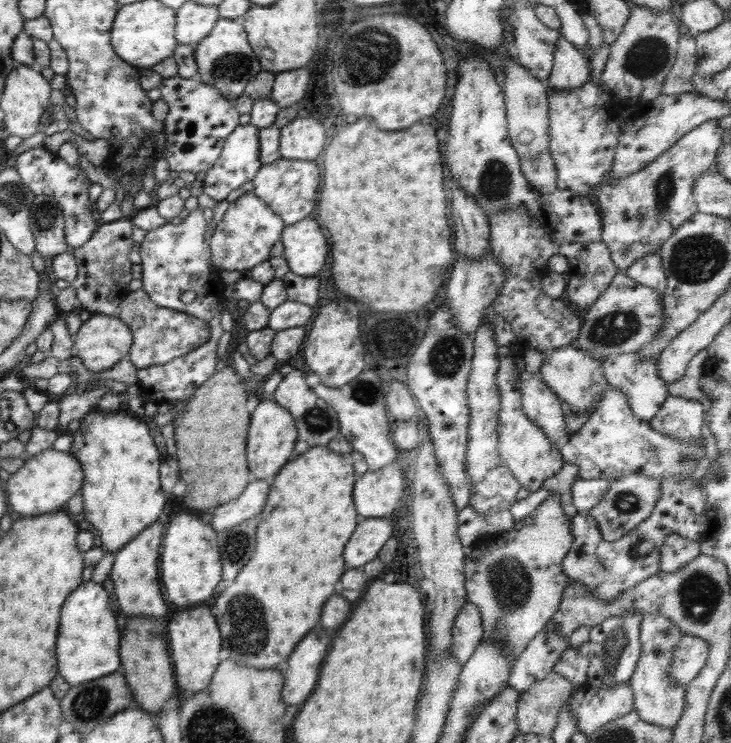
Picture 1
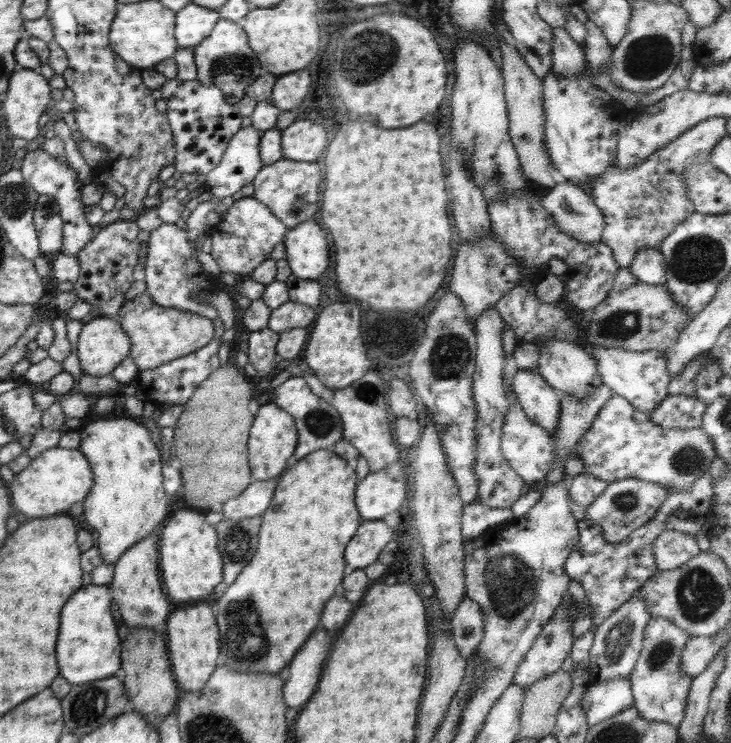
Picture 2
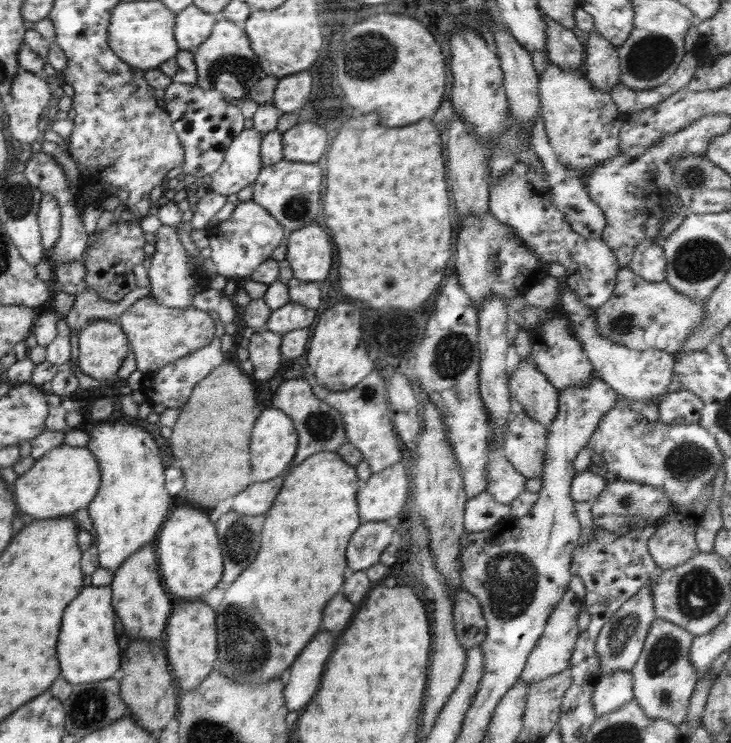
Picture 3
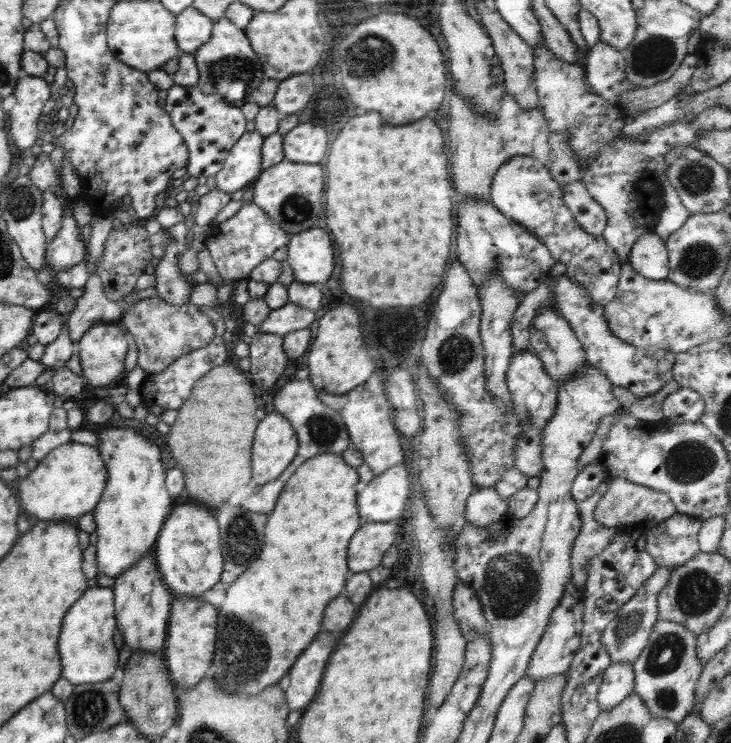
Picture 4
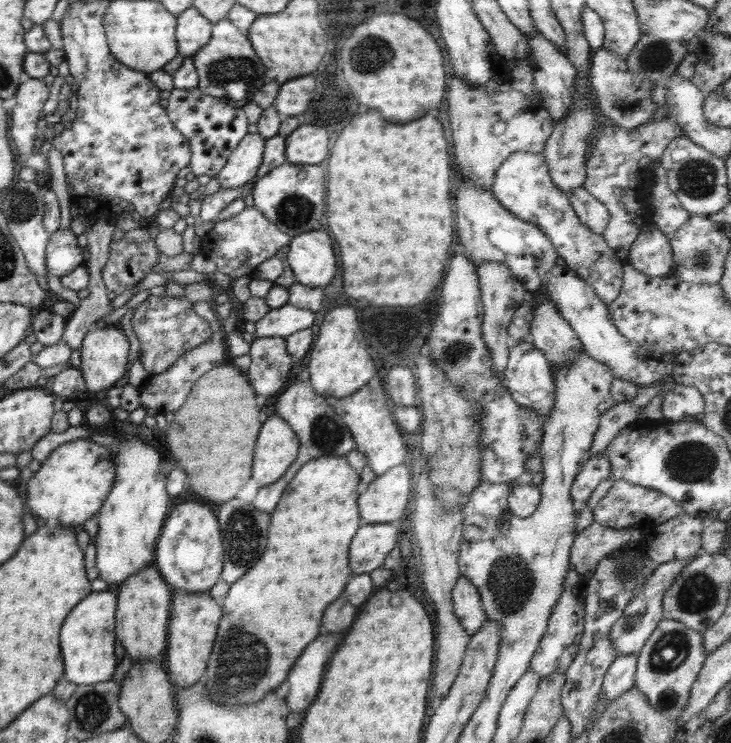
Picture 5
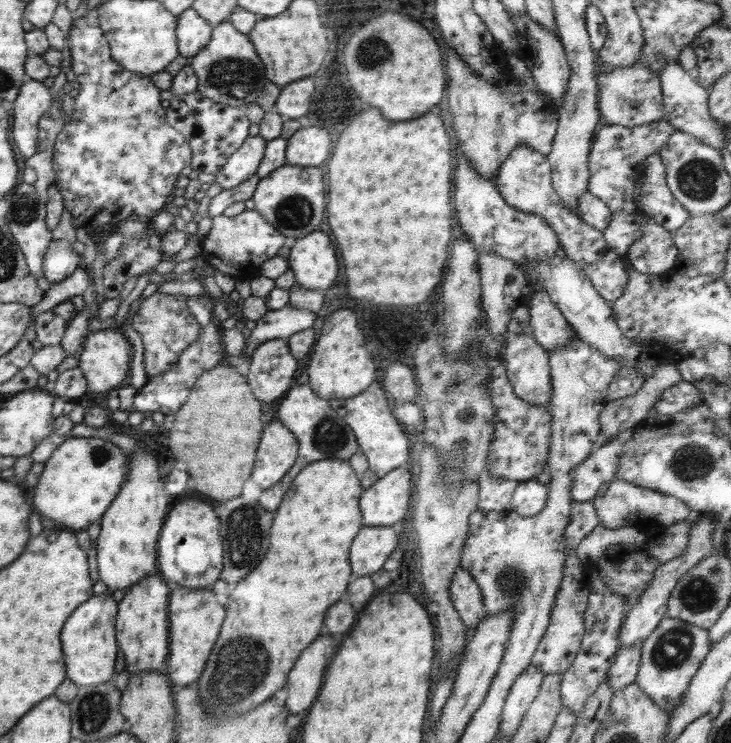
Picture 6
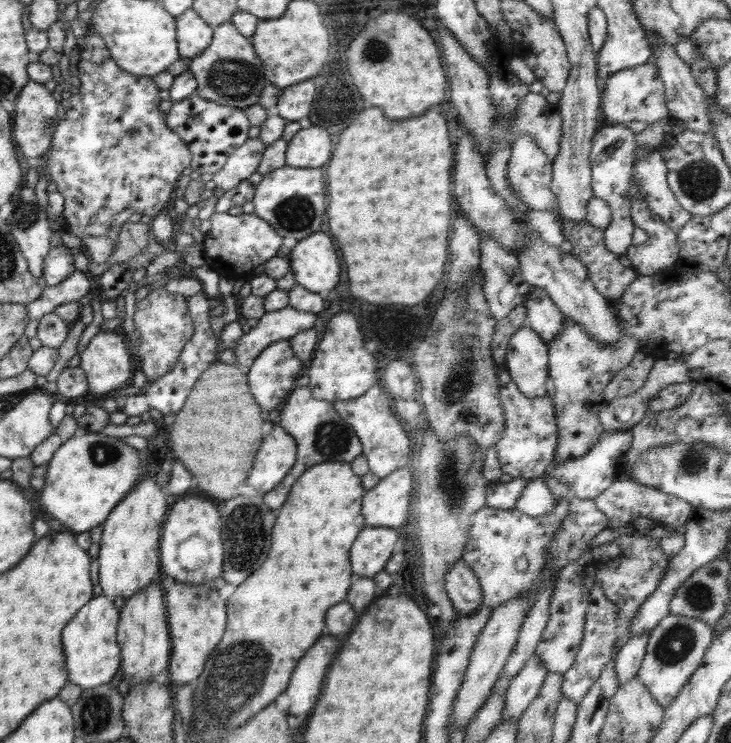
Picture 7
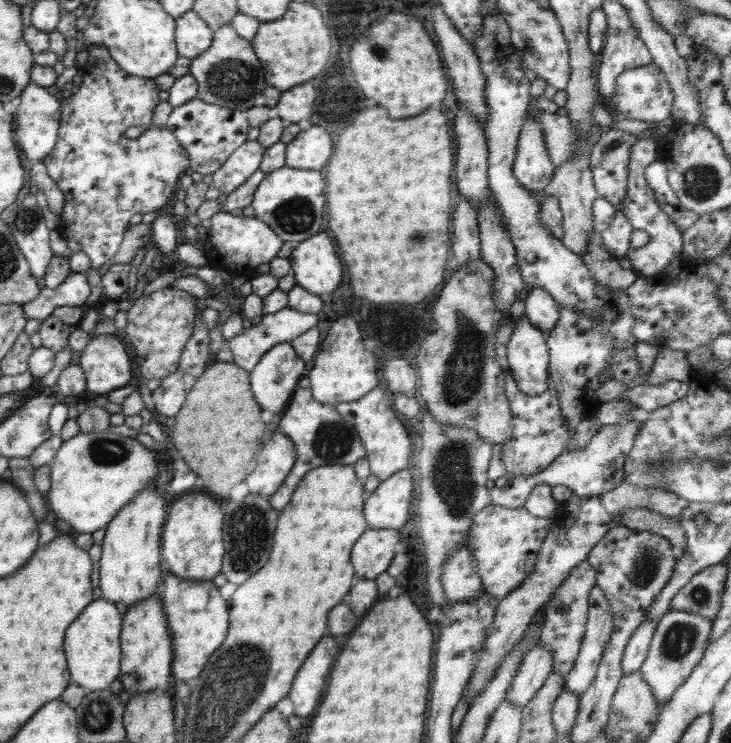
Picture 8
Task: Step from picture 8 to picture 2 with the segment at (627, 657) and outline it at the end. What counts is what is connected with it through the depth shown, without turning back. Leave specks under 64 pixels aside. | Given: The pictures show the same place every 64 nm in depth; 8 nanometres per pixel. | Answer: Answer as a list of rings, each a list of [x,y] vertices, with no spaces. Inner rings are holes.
[[[619,676],[618,678],[609,678],[604,682],[598,679],[596,683],[586,689],[581,705],[585,710],[590,727],[604,723],[609,718],[624,712],[627,708],[633,706],[633,692],[629,677],[624,678],[623,676]]]

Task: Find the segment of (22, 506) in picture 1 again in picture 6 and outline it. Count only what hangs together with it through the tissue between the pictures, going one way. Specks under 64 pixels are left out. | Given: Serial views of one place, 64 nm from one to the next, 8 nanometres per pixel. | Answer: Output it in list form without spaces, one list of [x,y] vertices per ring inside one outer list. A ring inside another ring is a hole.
[[[70,437],[44,463],[44,472],[40,482],[34,486],[34,498],[31,498],[33,511],[61,527],[76,532],[86,529],[95,520],[103,518],[104,512],[126,482],[128,466],[130,453],[107,442],[104,437]]]

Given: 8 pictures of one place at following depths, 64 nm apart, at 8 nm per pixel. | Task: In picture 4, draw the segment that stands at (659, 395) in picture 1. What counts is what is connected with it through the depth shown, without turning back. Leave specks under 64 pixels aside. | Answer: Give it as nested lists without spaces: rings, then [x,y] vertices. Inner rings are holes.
[[[565,273],[560,277],[552,277],[552,282],[556,311],[569,322],[576,338],[582,344],[587,364],[599,368],[613,386],[627,388],[637,398],[643,398],[658,392],[666,383],[673,383],[671,372],[675,361],[673,353],[662,349],[638,349],[633,344],[616,338],[605,319],[603,305],[592,302],[591,296],[588,296],[583,286]]]

